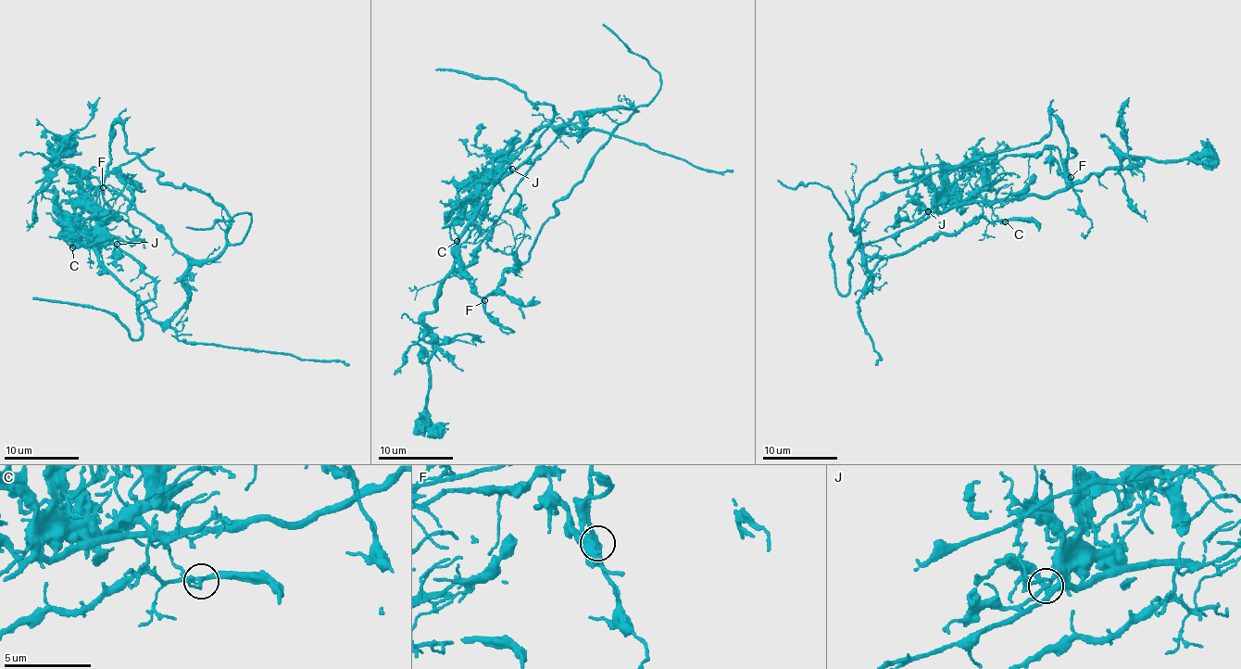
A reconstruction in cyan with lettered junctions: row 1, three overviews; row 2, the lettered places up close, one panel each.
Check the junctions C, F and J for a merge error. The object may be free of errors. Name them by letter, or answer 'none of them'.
C

